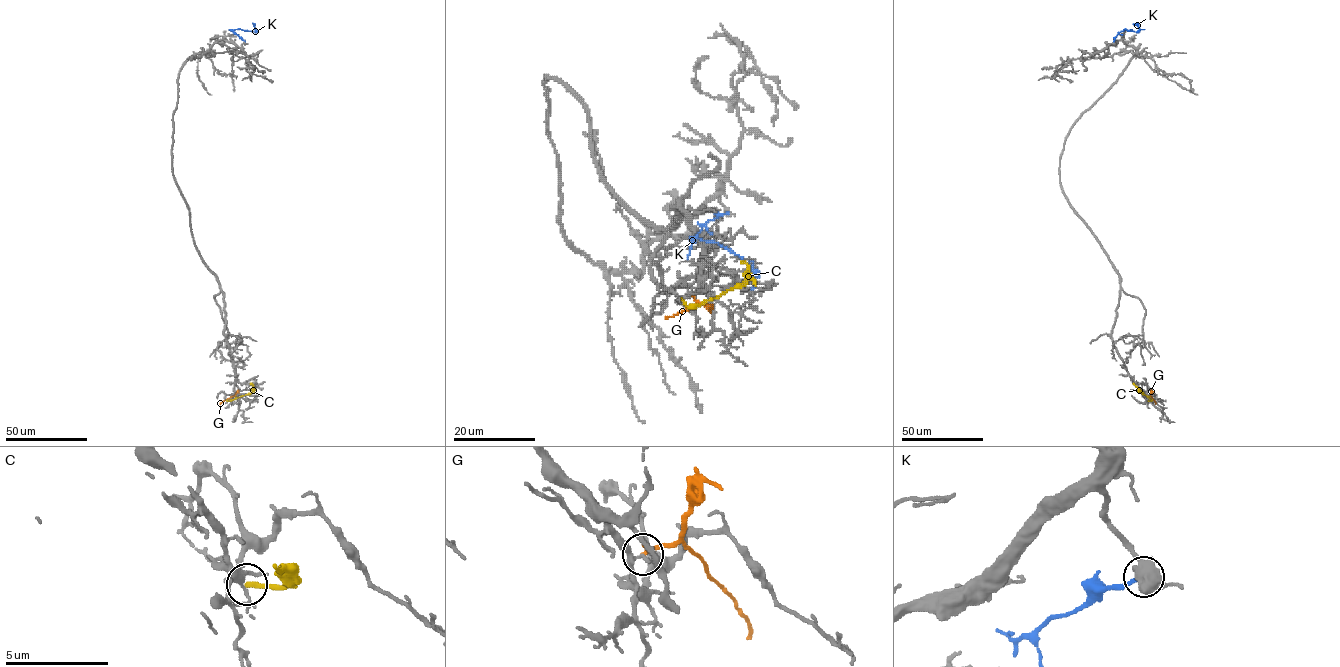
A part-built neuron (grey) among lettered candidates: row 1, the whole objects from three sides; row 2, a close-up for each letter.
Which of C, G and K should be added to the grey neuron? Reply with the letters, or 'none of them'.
none of them

